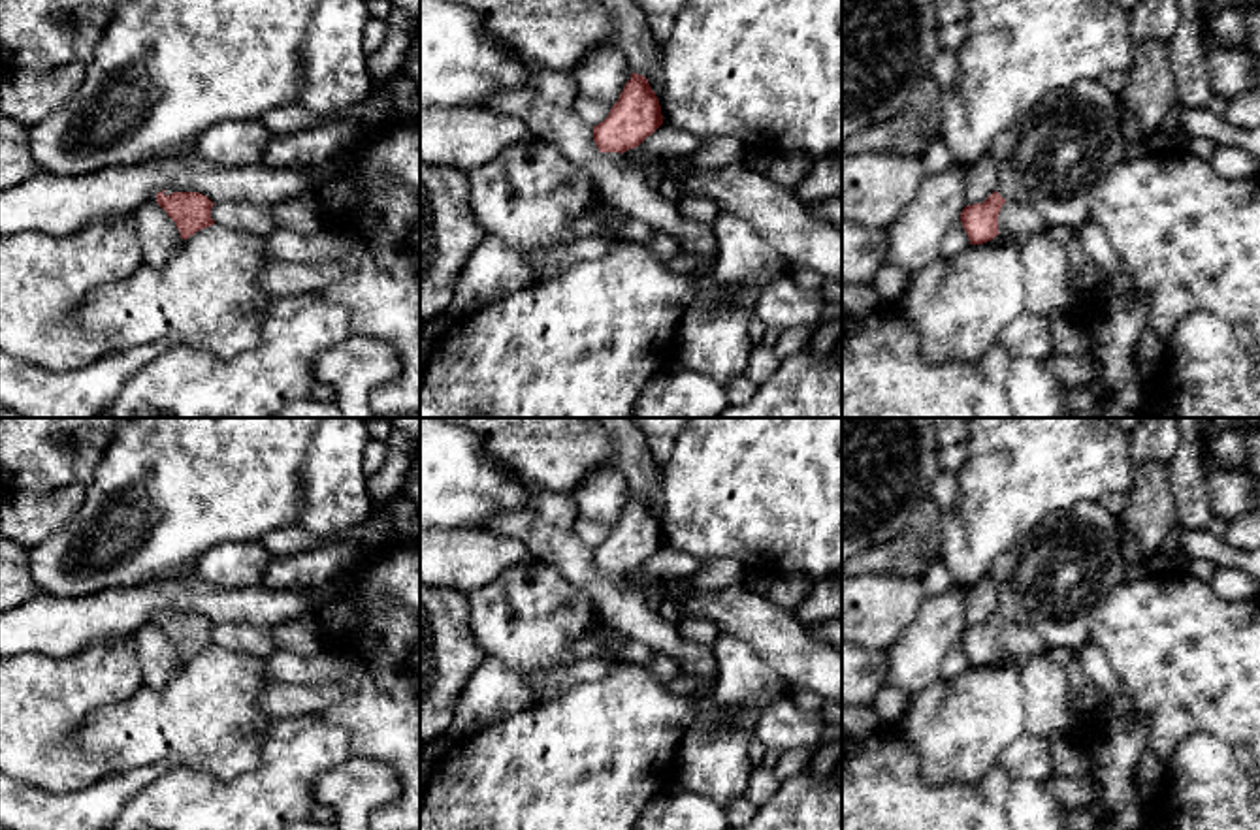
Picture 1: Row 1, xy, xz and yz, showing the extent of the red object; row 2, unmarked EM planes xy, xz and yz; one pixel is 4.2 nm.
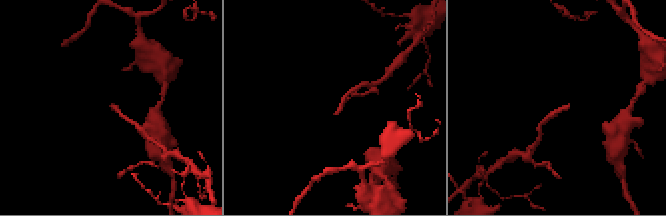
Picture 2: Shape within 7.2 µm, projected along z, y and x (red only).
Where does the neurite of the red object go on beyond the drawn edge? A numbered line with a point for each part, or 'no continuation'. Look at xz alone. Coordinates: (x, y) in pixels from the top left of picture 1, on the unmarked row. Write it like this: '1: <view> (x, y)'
1: xz (624, 606)

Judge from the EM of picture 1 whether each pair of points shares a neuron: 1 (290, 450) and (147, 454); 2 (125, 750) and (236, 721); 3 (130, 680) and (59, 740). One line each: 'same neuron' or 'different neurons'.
1: same neuron
2: same neuron
3: same neuron

